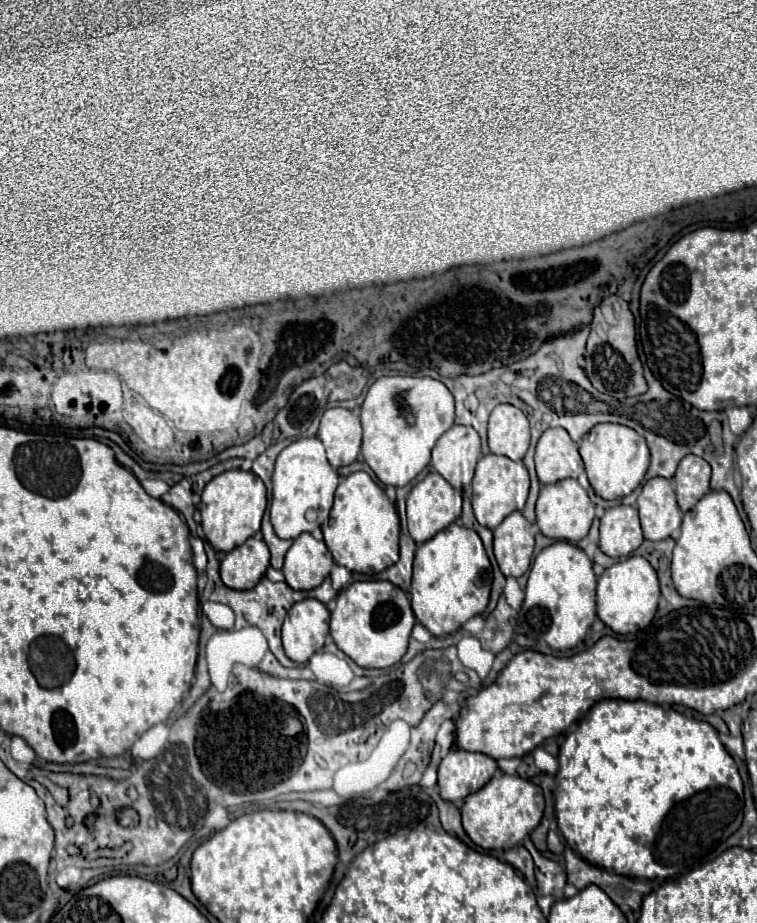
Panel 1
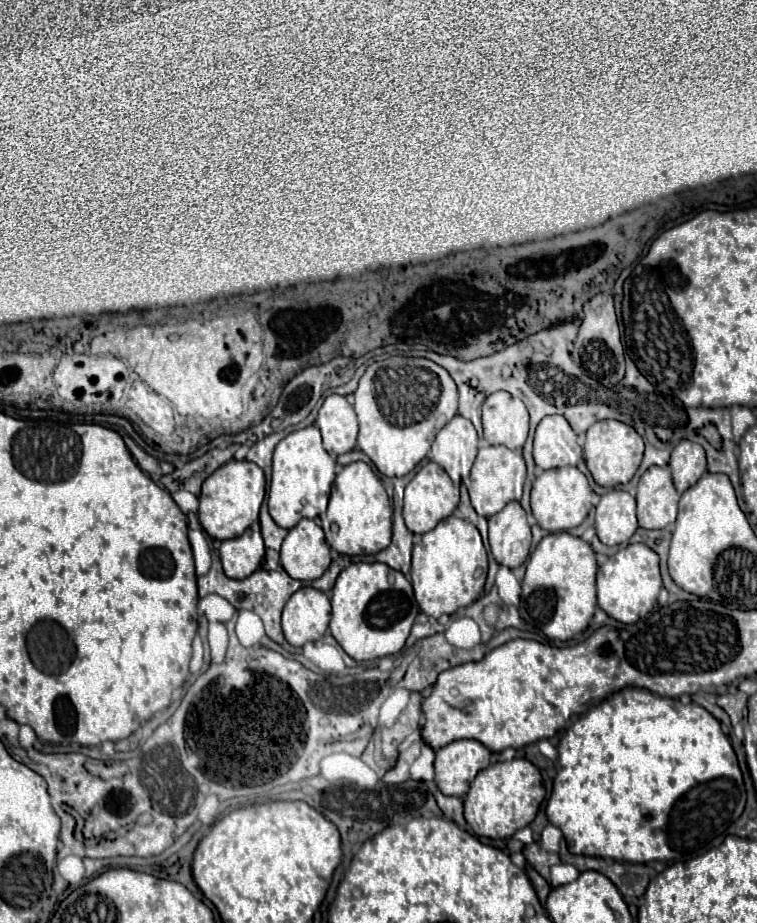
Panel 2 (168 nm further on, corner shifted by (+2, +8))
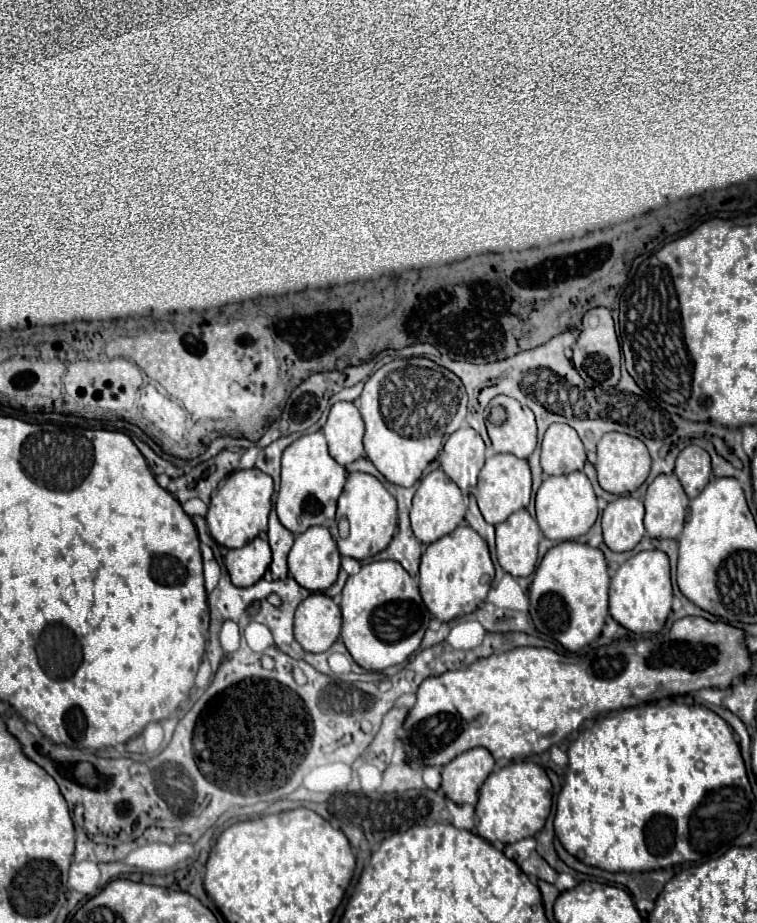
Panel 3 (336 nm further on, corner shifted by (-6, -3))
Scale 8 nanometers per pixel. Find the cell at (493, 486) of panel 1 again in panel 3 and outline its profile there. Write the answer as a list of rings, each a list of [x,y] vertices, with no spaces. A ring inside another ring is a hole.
[[[493,455],[485,461],[479,481],[477,481],[477,503],[487,523],[497,525],[505,521],[511,513],[525,509],[531,499],[531,470],[527,459],[517,459],[515,455]]]

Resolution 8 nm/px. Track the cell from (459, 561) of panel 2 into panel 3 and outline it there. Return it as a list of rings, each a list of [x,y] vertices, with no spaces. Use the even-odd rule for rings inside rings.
[[[461,525],[453,533],[427,545],[420,560],[419,589],[423,603],[431,615],[435,615],[439,621],[451,621],[475,611],[485,601],[493,577],[495,569],[487,543],[469,525]]]

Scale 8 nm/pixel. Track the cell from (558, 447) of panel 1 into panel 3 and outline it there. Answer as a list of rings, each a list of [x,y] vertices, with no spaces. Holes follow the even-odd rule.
[[[553,423],[541,443],[541,467],[545,475],[583,471],[587,461],[585,447],[577,431],[565,423]]]

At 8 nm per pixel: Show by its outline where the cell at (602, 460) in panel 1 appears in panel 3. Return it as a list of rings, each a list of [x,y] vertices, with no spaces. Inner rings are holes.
[[[607,433],[603,435],[603,439],[597,445],[597,477],[599,477],[599,485],[615,495],[621,493],[633,493],[635,489],[639,489],[651,469],[651,457],[649,451],[645,447],[643,441],[639,441],[637,437],[625,435],[625,433]]]

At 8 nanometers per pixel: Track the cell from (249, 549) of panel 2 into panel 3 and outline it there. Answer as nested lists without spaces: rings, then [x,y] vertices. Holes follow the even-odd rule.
[[[261,537],[253,539],[241,549],[229,549],[225,555],[225,567],[231,575],[231,583],[237,587],[249,587],[257,583],[271,563],[269,543]]]

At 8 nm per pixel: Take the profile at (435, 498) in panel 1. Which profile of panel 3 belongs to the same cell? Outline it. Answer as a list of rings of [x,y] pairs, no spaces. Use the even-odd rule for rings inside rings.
[[[435,469],[421,479],[419,489],[413,497],[413,507],[411,507],[413,533],[421,543],[429,545],[429,543],[441,539],[443,535],[451,533],[465,519],[465,511],[467,511],[467,503],[463,499],[463,493],[459,491],[459,487],[441,469]]]

